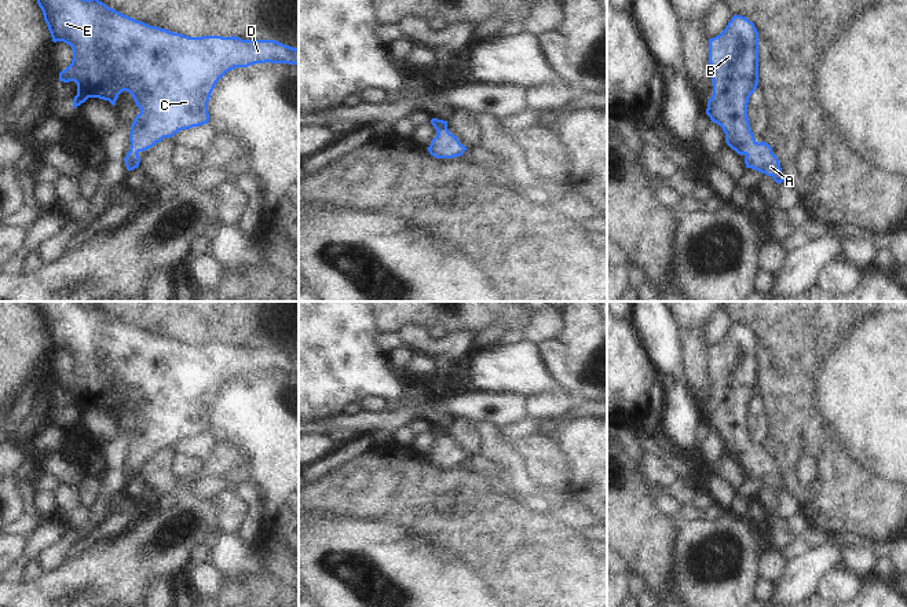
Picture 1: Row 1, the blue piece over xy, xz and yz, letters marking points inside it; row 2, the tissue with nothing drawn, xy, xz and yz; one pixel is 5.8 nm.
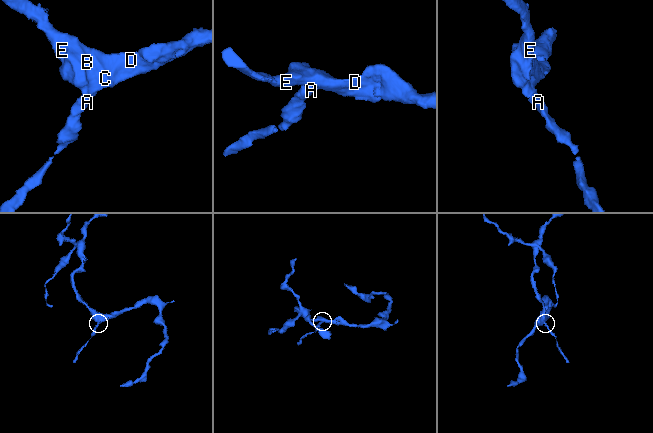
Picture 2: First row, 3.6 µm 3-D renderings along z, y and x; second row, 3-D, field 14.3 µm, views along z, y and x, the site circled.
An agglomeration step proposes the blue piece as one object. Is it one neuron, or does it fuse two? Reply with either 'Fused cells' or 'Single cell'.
Single cell

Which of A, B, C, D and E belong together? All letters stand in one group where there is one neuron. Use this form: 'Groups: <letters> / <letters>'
Groups: A B C D E

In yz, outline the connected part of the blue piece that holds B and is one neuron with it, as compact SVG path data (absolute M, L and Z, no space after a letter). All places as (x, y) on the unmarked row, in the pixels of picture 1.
M734 323L718 344L709 347L709 373L713 403L707 409L706 423L723 436L727 453L746 464L746 476L772 484L780 493L785 487L779 468L768 451L754 447L747 425L749 406L758 394L758 340L754 332L746 325Z

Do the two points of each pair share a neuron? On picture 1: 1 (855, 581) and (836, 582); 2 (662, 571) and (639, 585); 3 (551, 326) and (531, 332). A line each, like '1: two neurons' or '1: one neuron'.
1: one neuron
2: two neurons
3: one neuron

